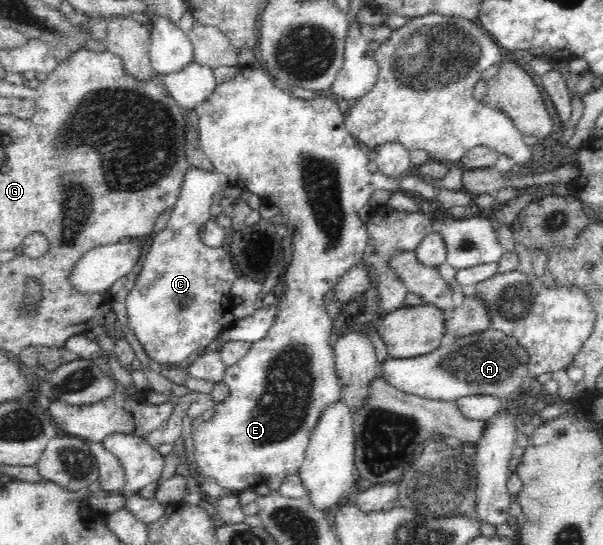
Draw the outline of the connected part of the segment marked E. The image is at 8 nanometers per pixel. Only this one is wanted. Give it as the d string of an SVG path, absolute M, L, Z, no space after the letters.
M259 64L241 68L230 82L218 84L213 93L197 110L201 149L211 160L215 172L227 177L229 187L250 190L260 196L263 205L278 206L284 226L294 228L293 235L287 240L290 264L284 272L286 294L278 318L262 340L251 343L246 356L227 367L223 381L229 388L228 398L214 403L212 418L200 423L193 431L193 453L201 472L214 478L222 488L241 493L269 478L298 475L313 428L326 408L342 400L335 356L328 342L332 332L331 320L319 298L342 273L364 257L368 233L365 223L358 217L360 208L368 204L375 190L399 191L399 185L405 179L427 183L436 189L460 191L464 172L452 166L443 179L435 180L422 175L419 167L410 165L398 180L387 179L382 172L371 174L367 170L369 149L350 134L345 125L346 113L340 110L332 95L325 93L314 100L300 100L291 91L276 87Z

